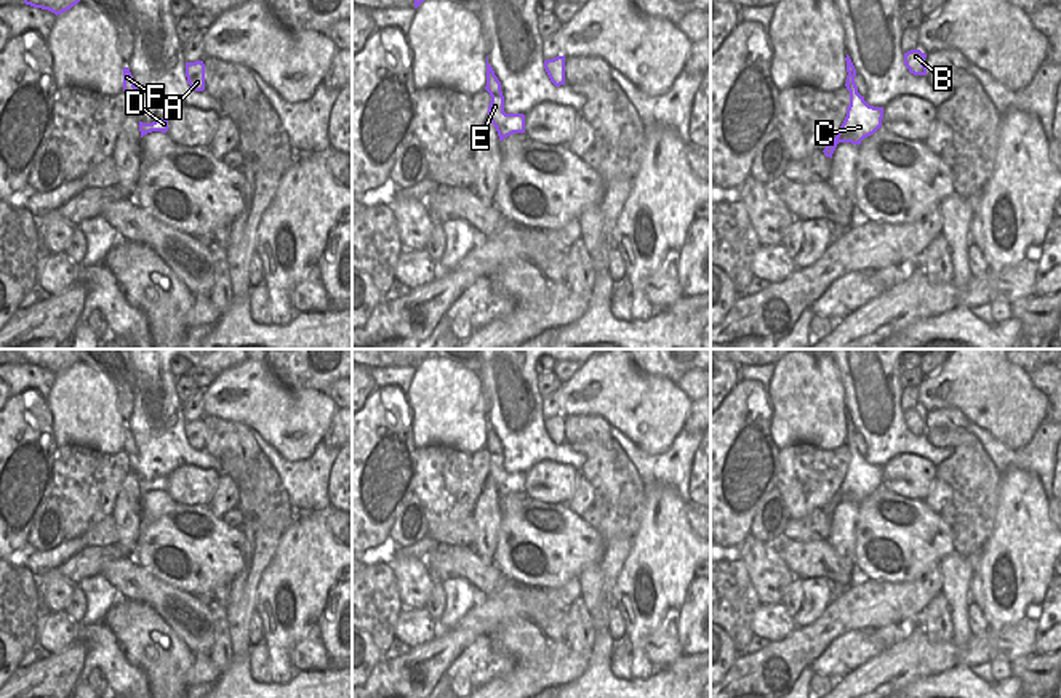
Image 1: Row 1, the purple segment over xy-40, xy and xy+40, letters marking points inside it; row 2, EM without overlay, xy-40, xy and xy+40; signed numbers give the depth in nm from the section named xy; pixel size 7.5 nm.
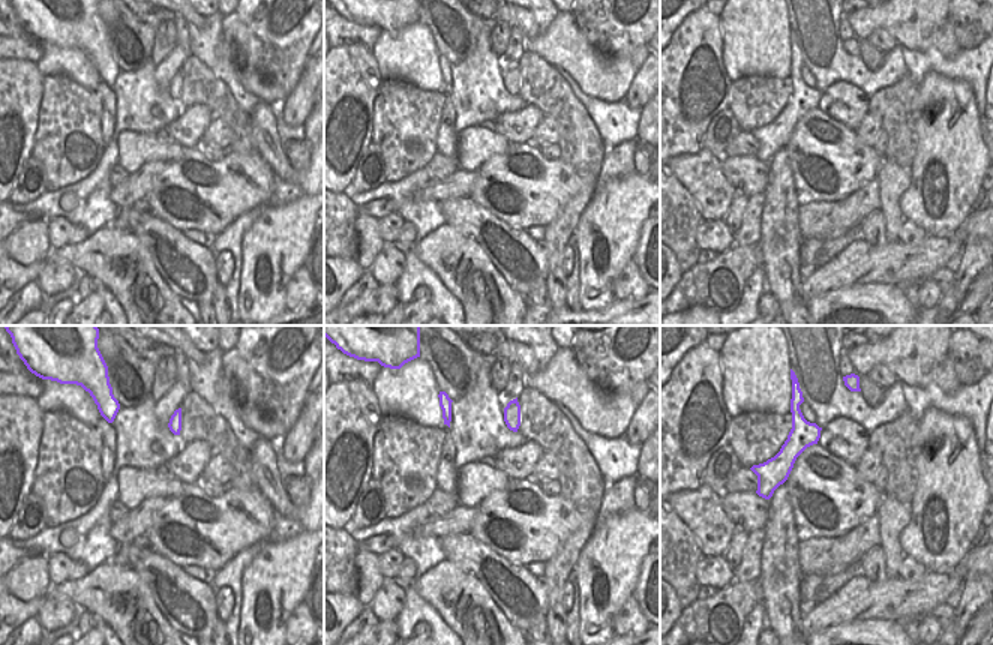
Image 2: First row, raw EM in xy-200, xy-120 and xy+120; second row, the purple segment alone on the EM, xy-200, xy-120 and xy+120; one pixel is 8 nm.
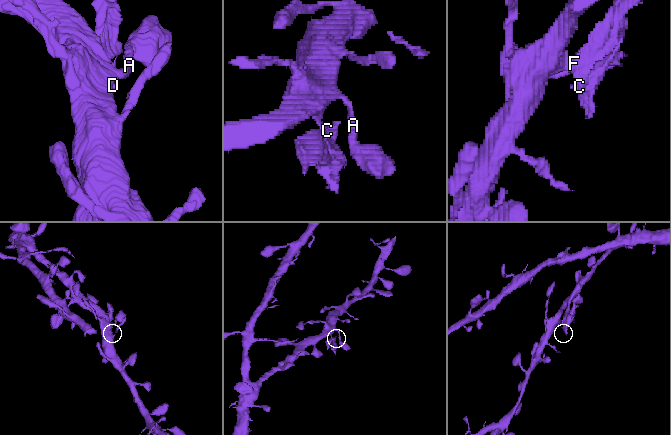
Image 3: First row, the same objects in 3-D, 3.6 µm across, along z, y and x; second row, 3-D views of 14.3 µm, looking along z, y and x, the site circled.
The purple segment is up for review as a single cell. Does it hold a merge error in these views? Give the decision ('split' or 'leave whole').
split

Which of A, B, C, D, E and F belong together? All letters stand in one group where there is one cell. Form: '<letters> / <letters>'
A B F / C D E

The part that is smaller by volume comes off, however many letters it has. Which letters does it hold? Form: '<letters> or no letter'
C, D, E

